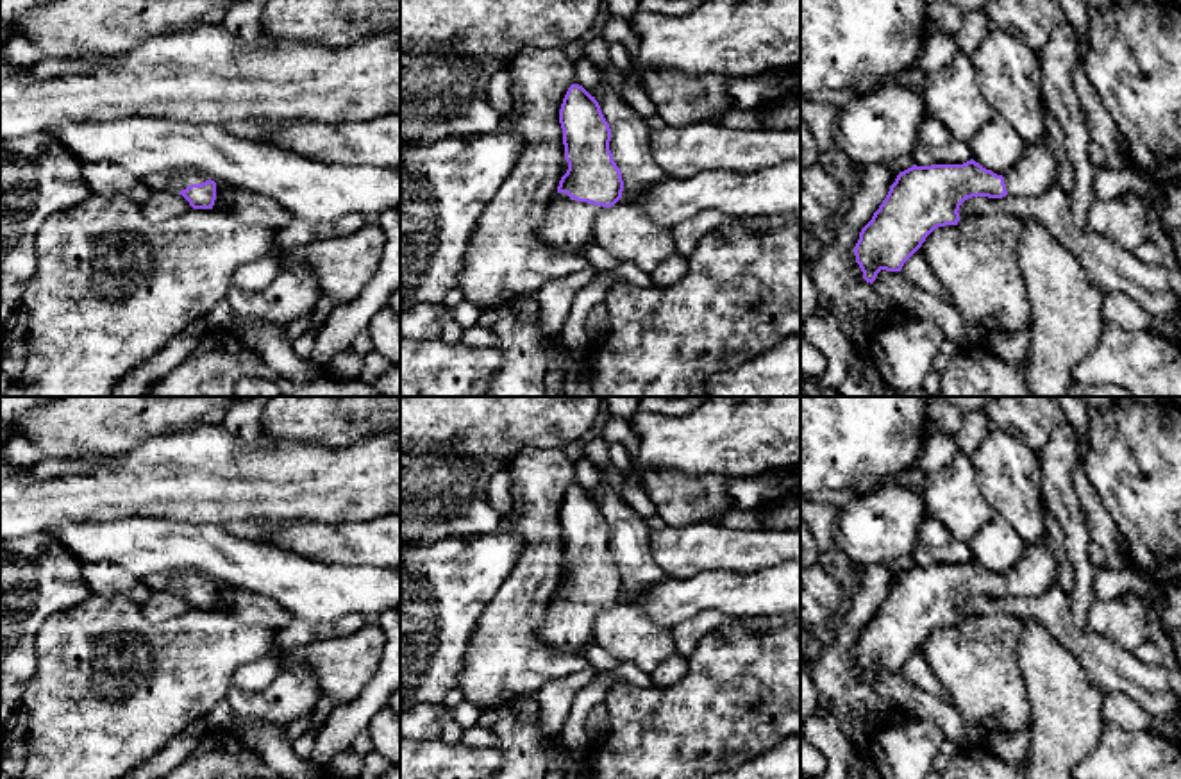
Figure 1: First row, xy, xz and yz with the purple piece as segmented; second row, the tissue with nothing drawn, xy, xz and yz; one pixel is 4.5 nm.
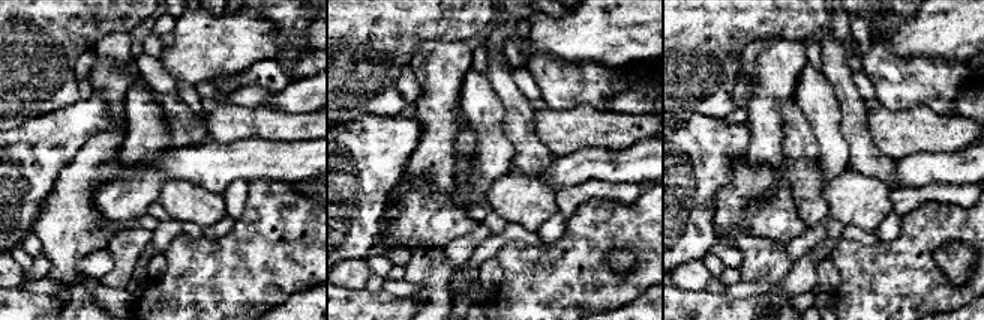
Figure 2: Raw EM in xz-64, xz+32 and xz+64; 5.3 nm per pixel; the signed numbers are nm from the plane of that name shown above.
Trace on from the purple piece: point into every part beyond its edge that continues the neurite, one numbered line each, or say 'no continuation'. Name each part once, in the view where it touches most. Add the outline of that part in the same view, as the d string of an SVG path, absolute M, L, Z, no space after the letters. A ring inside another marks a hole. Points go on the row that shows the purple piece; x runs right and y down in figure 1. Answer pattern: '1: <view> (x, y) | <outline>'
1: xz (569, 226) | M556 195L540 227L540 239L549 248L574 254L593 241L593 223L604 207Z

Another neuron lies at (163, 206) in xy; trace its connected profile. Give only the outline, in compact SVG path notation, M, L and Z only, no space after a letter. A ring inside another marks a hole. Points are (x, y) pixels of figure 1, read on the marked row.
M154 191L150 200L141 205L143 216L157 225L186 213L188 209L191 209L189 202L182 195L170 191Z

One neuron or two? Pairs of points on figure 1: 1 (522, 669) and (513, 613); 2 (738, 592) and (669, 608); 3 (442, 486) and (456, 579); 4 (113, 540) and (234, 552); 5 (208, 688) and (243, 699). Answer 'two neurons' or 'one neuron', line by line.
1: one neuron
2: one neuron
3: two neurons
4: one neuron
5: two neurons

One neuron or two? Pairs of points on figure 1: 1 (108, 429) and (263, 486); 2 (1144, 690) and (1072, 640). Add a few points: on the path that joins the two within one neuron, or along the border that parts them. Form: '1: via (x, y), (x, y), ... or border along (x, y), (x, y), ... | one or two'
1: border along (183, 427), (154, 435), (124, 454), (104, 456) | two
2: via (1126, 674), (1113, 670), (1090, 649) | one

